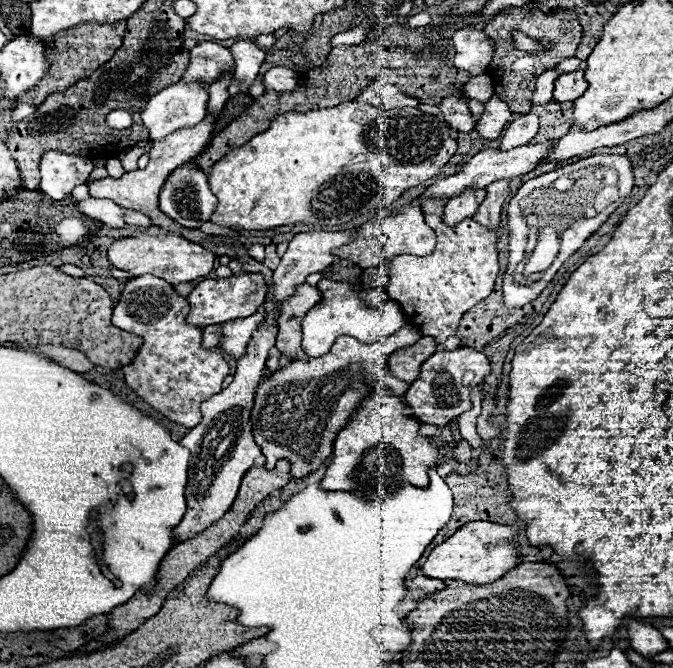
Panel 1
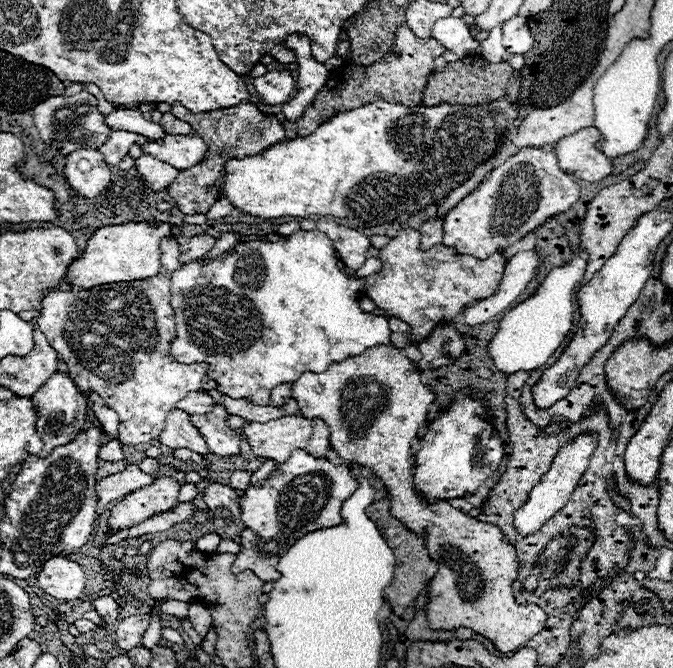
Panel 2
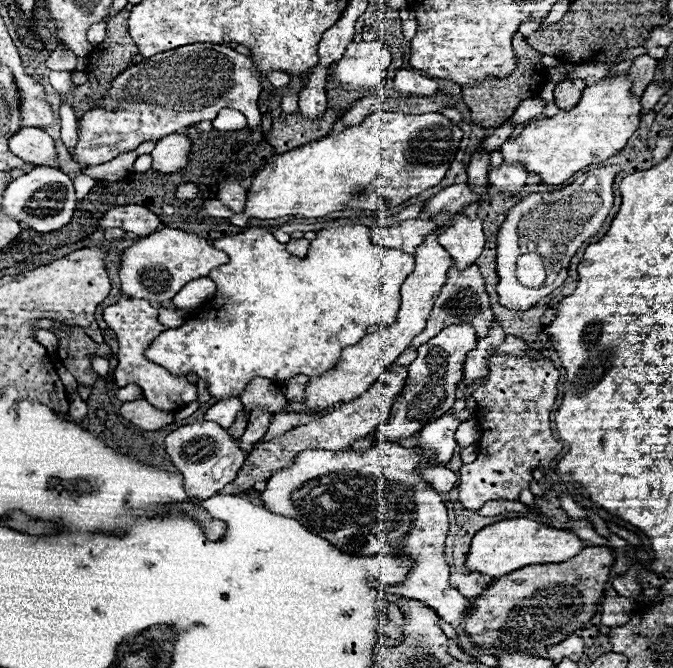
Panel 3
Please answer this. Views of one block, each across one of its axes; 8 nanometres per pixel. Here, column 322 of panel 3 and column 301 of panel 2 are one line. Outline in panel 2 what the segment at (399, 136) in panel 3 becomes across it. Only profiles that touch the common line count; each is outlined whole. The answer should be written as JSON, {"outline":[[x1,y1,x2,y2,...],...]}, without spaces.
{"outline":[[506,98,492,104,440,104,430,108,406,108,386,100,376,100,356,110,336,114,306,138,272,144,254,156,230,158,224,164,226,182,220,190,220,198,226,198,236,210,258,218,322,214,362,228,388,224,398,220,404,212,418,212,426,204,438,202,462,184,478,162,492,156,500,134,504,130,514,130,518,124,516,108,520,106,522,104,510,104]]}

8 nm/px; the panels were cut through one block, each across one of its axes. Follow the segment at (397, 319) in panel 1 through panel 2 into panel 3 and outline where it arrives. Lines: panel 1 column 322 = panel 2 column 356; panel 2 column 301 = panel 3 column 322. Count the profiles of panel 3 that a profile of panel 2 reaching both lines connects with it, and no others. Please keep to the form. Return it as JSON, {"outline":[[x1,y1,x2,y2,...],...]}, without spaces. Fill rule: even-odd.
{"outline":[[360,224,320,230,316,240,310,242,304,258,286,252,286,246,264,228,248,228,246,232,214,240,214,248,230,256,226,266,208,274,216,282,218,294,204,304,204,310,198,316,190,316,182,326,168,328,154,338,144,352,146,358,164,366,174,376,196,374,206,382,216,400,238,398,254,378,268,378,274,384,284,384,298,374,312,378,322,376,336,368,342,350,362,340,370,326,392,326,396,322,400,310,400,286,414,270,412,254,374,244,370,232,368,226],[210,310,216,314,208,316]]}

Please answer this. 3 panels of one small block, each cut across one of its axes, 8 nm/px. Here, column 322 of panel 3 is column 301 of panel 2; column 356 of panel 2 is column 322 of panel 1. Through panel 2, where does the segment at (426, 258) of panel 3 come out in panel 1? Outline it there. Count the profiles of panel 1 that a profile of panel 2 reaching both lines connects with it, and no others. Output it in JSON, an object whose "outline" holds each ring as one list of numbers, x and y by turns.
{"outline":[[408,326,378,344,362,344,356,338,340,336,328,354,320,358,292,360,274,374,262,376,256,386,252,428,254,440,266,458,264,468,270,470,278,460,288,458,292,468,290,480,306,478,310,472,318,470,330,458,334,438,350,420,356,406,382,378,386,366,380,364,386,364,394,350,414,344,418,338,422,338,422,334,412,332]]}

